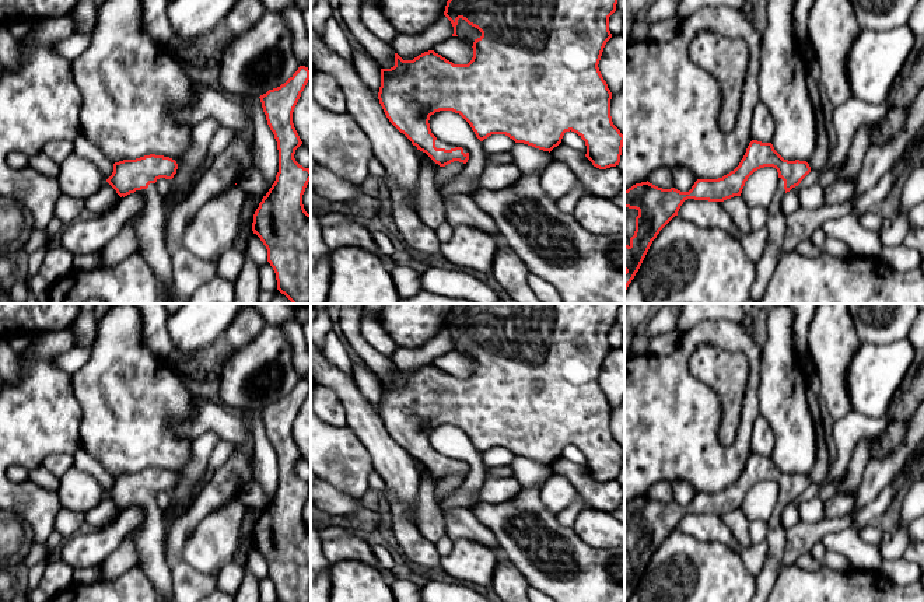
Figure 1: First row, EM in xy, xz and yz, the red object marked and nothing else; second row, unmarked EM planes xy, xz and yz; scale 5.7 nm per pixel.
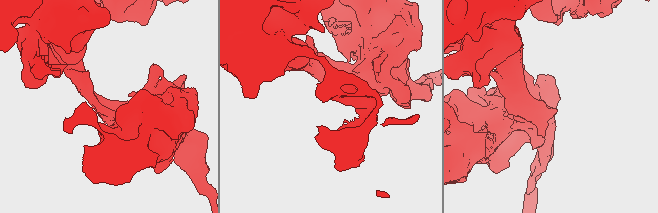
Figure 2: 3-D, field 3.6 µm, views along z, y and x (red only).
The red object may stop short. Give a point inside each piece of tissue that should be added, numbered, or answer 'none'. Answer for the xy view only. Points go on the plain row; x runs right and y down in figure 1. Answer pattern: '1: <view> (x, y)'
1: xy (149, 538)

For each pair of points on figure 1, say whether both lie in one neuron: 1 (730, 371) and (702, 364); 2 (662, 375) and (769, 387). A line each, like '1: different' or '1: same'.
1: same
2: different

